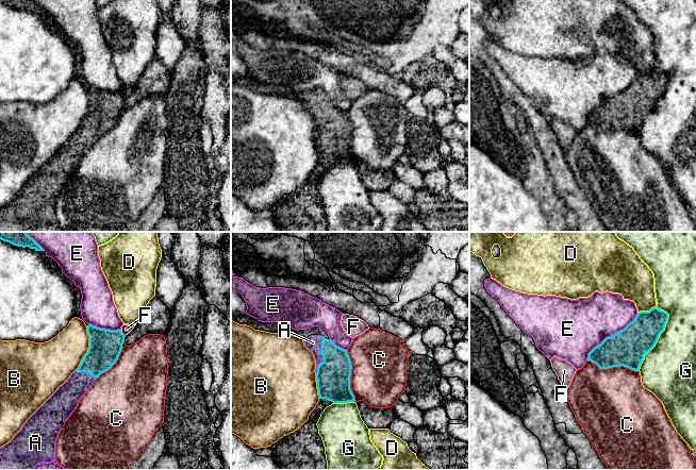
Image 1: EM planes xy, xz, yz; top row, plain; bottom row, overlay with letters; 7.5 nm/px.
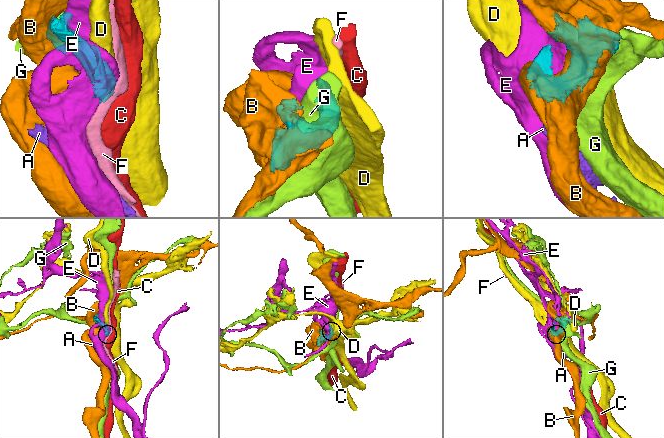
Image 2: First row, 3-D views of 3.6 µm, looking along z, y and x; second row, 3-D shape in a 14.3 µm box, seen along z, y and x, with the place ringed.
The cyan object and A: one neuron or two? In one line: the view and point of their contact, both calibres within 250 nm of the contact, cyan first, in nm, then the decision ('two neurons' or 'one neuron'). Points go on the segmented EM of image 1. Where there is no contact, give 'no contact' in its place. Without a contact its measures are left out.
xz (321, 354) | 260/120 nm | one neuron

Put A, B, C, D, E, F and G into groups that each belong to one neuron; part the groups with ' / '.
A / B / C / D / E / F / G

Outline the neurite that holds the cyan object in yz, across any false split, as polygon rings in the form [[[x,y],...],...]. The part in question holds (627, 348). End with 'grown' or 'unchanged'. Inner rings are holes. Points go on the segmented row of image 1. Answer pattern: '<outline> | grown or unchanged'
[[[658,307],[637,313],[624,330],[595,347],[589,353],[587,360],[600,369],[624,366],[639,371],[644,355],[654,347],[667,319],[668,314]]] | unchanged

